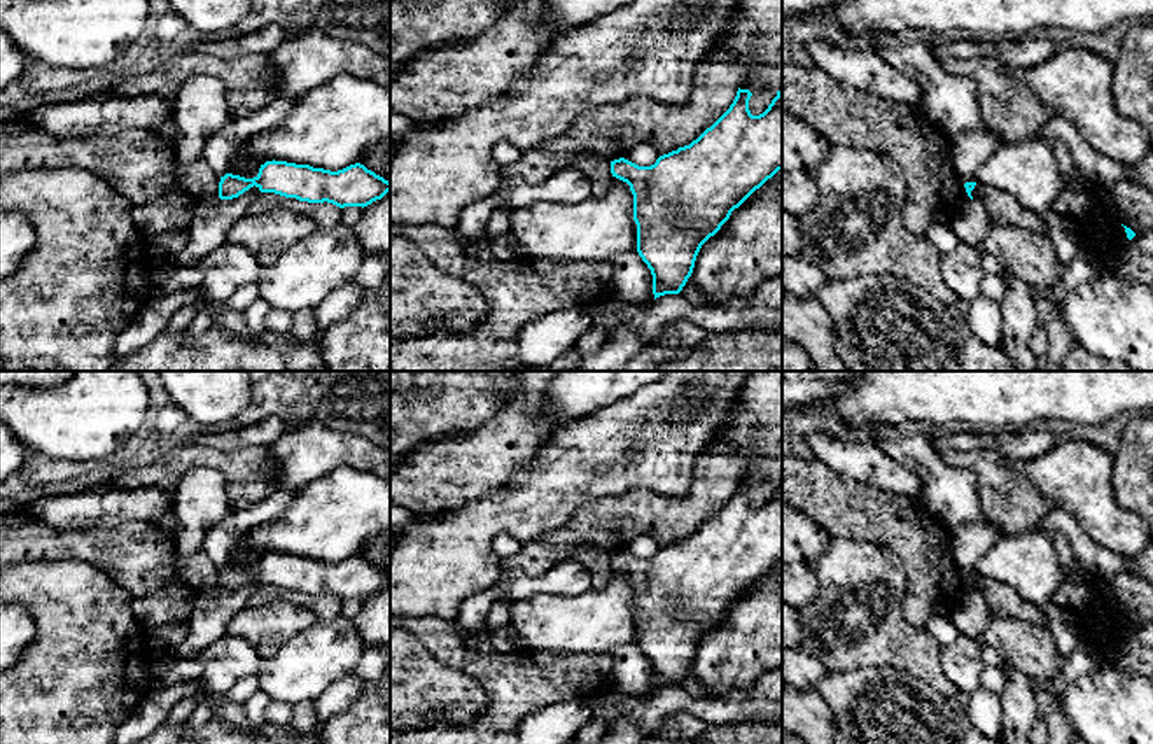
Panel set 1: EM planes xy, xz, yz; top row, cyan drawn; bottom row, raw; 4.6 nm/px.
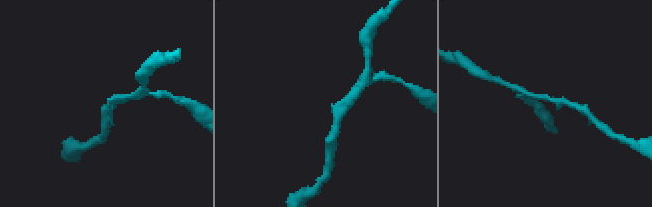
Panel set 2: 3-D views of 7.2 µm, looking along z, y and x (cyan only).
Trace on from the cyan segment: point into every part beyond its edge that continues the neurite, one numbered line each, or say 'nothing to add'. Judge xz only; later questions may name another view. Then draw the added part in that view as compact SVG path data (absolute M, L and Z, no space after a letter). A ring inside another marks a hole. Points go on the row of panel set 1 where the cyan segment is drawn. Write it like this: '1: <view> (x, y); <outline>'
nothing to add

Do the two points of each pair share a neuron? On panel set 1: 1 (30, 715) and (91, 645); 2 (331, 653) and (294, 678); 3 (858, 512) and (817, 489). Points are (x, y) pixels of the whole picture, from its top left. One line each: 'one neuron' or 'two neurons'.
1: one neuron
2: one neuron
3: one neuron

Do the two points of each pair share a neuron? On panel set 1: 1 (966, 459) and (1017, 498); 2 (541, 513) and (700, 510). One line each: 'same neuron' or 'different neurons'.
1: same neuron
2: different neurons

